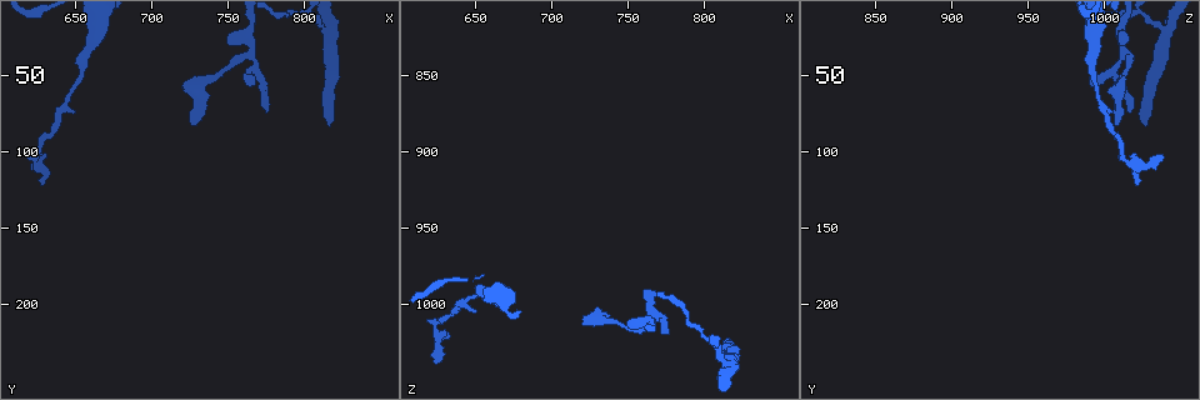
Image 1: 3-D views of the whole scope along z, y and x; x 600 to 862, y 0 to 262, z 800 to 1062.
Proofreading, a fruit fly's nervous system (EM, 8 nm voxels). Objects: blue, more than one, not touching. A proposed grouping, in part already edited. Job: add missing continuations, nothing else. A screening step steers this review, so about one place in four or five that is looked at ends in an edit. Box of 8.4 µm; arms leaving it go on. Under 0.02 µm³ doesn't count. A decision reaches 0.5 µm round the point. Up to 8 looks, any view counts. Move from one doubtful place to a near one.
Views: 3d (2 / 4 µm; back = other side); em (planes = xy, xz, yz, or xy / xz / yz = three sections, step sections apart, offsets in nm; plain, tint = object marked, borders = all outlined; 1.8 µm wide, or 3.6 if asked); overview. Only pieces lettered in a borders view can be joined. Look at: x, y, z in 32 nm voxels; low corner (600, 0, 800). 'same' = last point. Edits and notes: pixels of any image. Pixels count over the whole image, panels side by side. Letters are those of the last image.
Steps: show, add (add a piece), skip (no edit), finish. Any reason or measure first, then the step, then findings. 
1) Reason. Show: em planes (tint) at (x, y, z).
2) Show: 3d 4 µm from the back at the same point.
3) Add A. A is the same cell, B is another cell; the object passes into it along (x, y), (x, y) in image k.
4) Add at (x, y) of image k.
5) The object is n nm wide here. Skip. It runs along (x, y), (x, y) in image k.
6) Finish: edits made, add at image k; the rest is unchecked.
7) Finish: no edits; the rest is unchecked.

An open end. Show: 3d 4 µm at (814, 82, 1026).

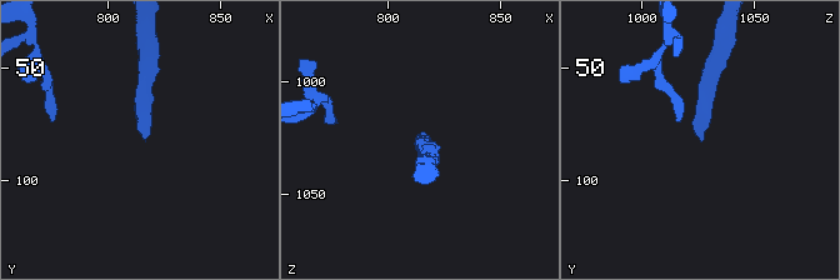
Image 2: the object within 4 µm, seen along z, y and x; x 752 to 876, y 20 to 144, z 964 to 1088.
Need the tissue. Show: em 3.6 µm xy step 16 (borders) at (816, 81, 1027).

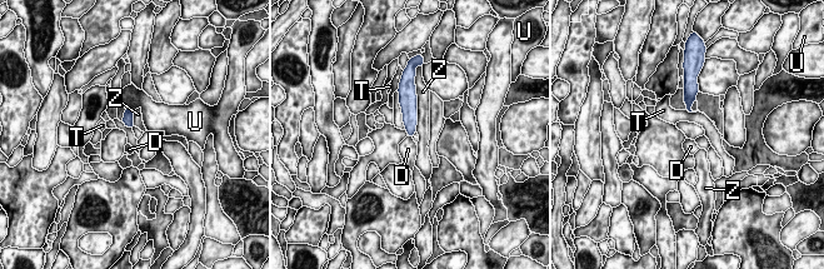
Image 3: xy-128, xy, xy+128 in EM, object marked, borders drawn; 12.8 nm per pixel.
Add D. D is the same cell, T, U and Z are other cells; the object passes into it along (409, 118), (410, 137), (408, 149) in image 3; the neuron continues.

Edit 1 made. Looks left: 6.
An open end. Show: em planes (plain) at (728, 82, 1008).

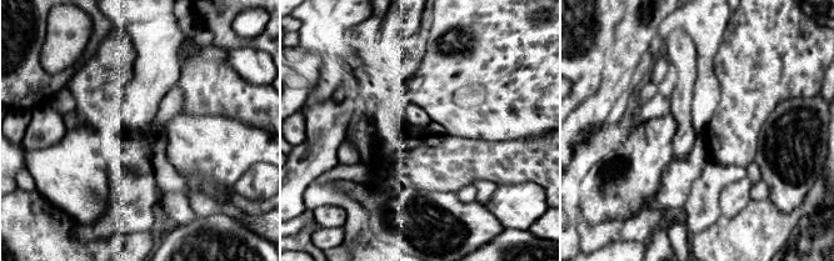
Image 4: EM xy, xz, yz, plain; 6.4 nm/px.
What lies round it. Show: em planes (borders) at the same point.

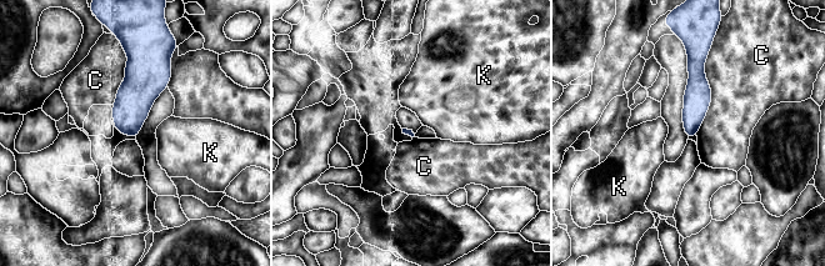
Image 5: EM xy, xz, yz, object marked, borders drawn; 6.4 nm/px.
Skip. C and K are other cells; a border runs along (710, 50), (711, 103), (695, 135) in image 5; none of them fits.

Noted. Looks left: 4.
Abrupt turn. Show: 3d 4 µm at (622, 108, 1018).

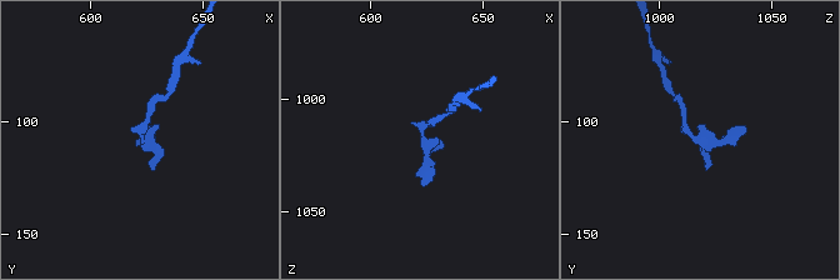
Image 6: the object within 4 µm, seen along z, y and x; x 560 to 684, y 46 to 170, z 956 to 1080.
Show: em planes (tint) at (624, 107, 1017).

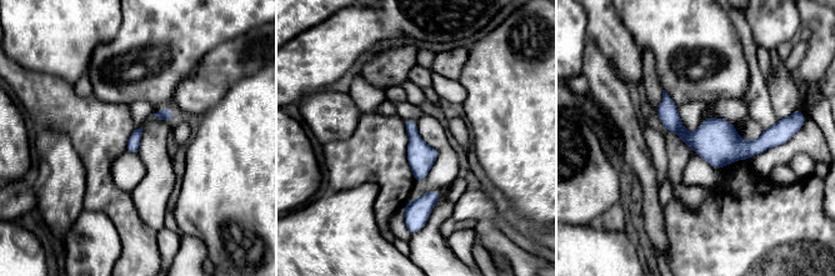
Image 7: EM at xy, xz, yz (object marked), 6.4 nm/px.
Show: em planes (borders) at the same point.

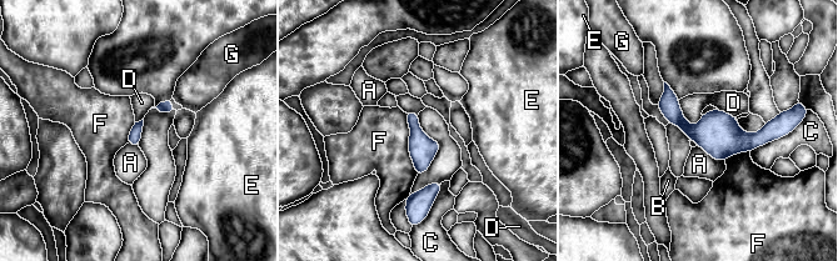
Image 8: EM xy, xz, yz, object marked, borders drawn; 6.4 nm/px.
The object is 80 nm wide here. Skip. A, B, C, D, E, F and G are other cells; it runs along (662, 103), (701, 134), (758, 139), (773, 124) in image 8; no lettered piece goes on from it.

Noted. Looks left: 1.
Finish: edits made, add at image 3; the rest is unchecked.

